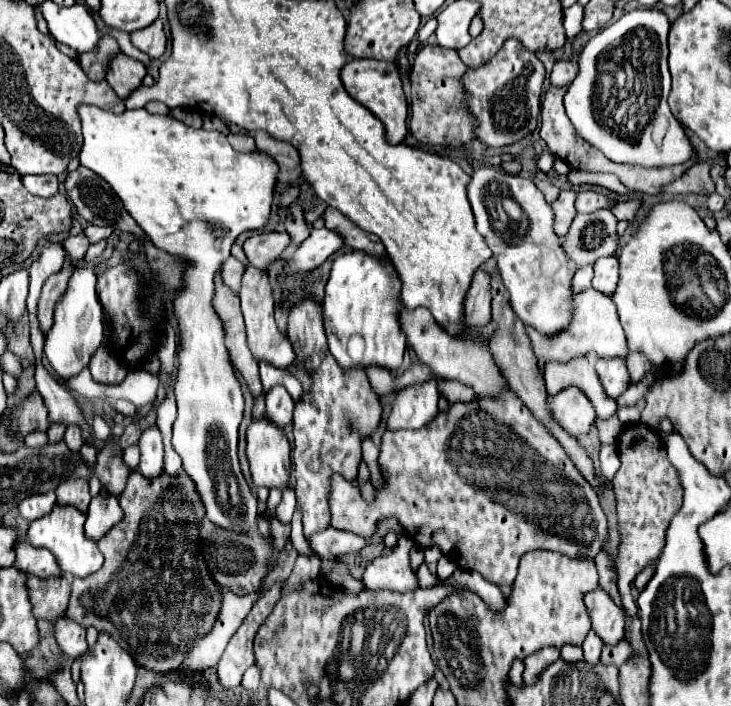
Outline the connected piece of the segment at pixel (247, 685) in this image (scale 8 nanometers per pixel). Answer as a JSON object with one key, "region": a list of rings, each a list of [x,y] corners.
{"region":[[[251,666],[251,668],[245,672],[241,686],[243,686],[245,690],[257,690],[259,682],[261,682],[261,672],[257,672],[257,666]]]}

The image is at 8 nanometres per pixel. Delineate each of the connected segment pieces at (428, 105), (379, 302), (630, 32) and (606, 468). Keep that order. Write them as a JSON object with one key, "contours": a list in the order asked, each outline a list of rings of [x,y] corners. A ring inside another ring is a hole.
{"contours":[[[[423,46],[415,60],[413,60],[413,68],[411,68],[411,92],[413,92],[413,122],[409,122],[409,128],[413,126],[413,136],[423,142],[423,144],[443,144],[443,146],[463,146],[471,140],[475,140],[475,130],[479,126],[477,118],[471,114],[469,106],[467,106],[467,90],[463,86],[463,76],[467,74],[467,66],[463,64],[463,60],[459,58],[459,54],[455,50],[445,50],[441,46]]],[[[353,250],[353,252],[347,252],[347,254],[337,256],[333,261],[331,276],[329,276],[329,282],[327,282],[327,286],[325,286],[323,318],[325,318],[325,332],[327,332],[327,340],[329,340],[329,350],[331,350],[331,354],[335,356],[335,360],[341,364],[341,368],[353,368],[353,366],[367,368],[367,366],[375,364],[375,366],[381,366],[381,368],[387,368],[387,370],[397,370],[397,368],[403,364],[403,354],[405,354],[405,346],[407,346],[407,342],[405,342],[405,334],[403,334],[403,330],[401,330],[401,326],[399,326],[399,320],[397,320],[397,310],[399,310],[399,308],[397,308],[397,298],[399,298],[399,290],[401,290],[401,282],[399,282],[399,278],[397,278],[395,270],[393,270],[391,266],[381,264],[379,260],[373,260],[373,256],[369,256],[369,254],[365,254],[365,252],[357,252],[357,250]],[[357,337],[363,339],[364,350],[362,354],[355,354],[361,356],[351,357],[349,356],[349,352],[347,352],[347,342],[349,342],[350,339],[356,339]]],[[[637,8],[623,14],[617,22],[605,26],[599,34],[595,34],[585,44],[585,48],[577,58],[579,72],[575,80],[569,84],[567,94],[563,98],[567,116],[571,116],[577,134],[589,144],[593,144],[597,150],[601,150],[613,162],[637,164],[637,166],[659,164],[655,168],[661,168],[661,166],[685,164],[691,158],[695,158],[695,146],[691,144],[683,126],[675,120],[675,116],[667,106],[667,96],[671,90],[671,74],[667,68],[667,32],[669,32],[669,18],[665,12],[657,8],[647,8],[647,10]],[[633,66],[643,66],[641,92],[635,92],[633,88],[633,74],[631,74]]],[[[602,445],[599,452],[600,472],[599,476],[603,478],[605,484],[611,484],[615,472],[620,468],[619,454],[616,445]]]]}

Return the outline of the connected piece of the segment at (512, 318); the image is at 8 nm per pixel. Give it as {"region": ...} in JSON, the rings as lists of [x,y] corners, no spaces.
{"region":[[[493,260],[481,264],[481,270],[489,272],[489,278],[491,278],[491,322],[497,324],[497,332],[493,332],[493,340],[489,340],[489,350],[493,354],[493,358],[497,360],[497,366],[501,368],[501,372],[505,372],[505,380],[509,380],[509,388],[521,398],[521,402],[533,412],[533,416],[561,442],[561,446],[567,450],[567,454],[571,456],[571,460],[575,462],[575,466],[579,468],[579,472],[587,478],[587,482],[591,486],[597,486],[595,478],[593,478],[593,462],[591,458],[587,456],[587,452],[577,444],[577,440],[573,436],[569,436],[561,426],[557,426],[553,422],[553,418],[549,416],[547,408],[545,408],[545,384],[543,384],[543,374],[537,366],[537,358],[531,350],[531,344],[529,344],[529,338],[525,334],[525,328],[523,328],[523,322],[519,320],[519,316],[513,312],[513,308],[509,308],[509,294],[505,292],[505,286],[501,284],[501,276],[497,276],[497,268],[493,264]]]}

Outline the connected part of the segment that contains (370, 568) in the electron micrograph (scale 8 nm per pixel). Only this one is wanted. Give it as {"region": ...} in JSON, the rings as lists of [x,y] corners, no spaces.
{"region":[[[401,538],[391,554],[377,556],[373,562],[369,562],[363,574],[365,586],[369,590],[393,590],[393,592],[407,592],[419,588],[417,574],[409,564],[411,546],[413,540]]]}

